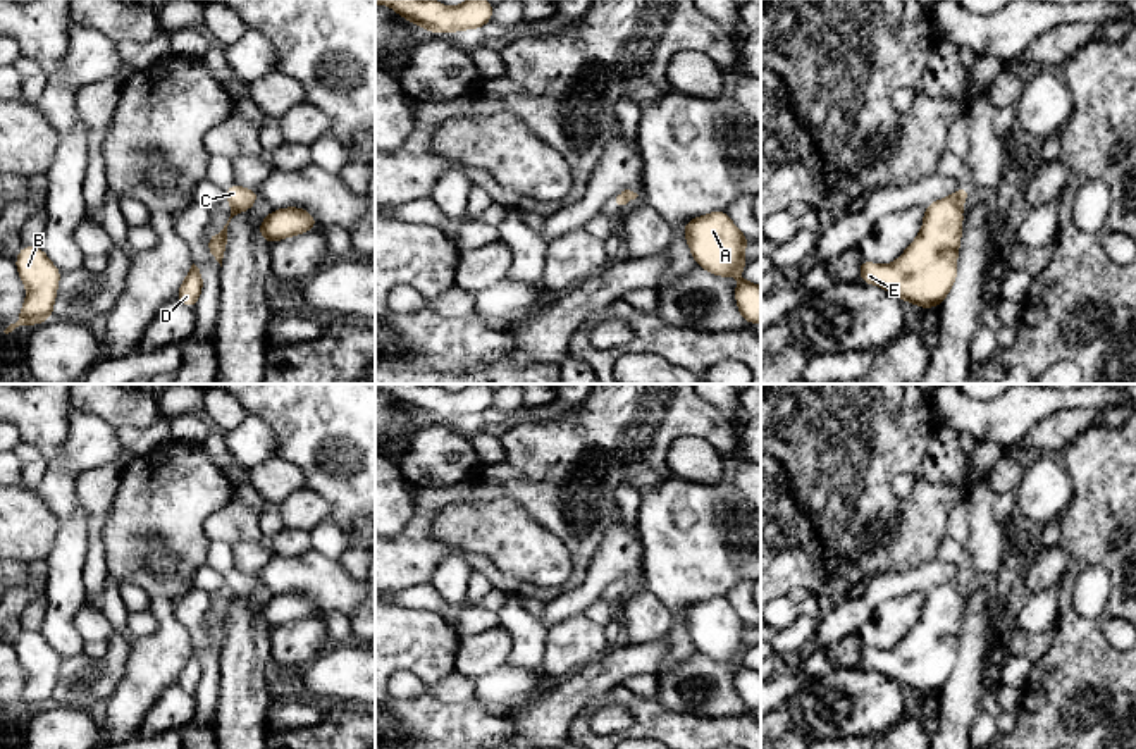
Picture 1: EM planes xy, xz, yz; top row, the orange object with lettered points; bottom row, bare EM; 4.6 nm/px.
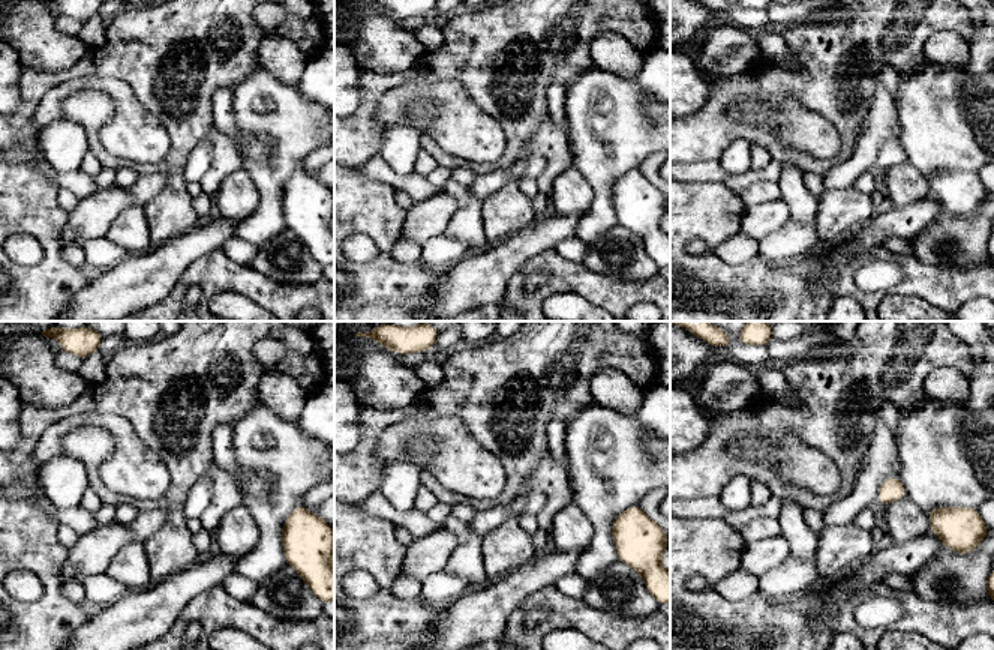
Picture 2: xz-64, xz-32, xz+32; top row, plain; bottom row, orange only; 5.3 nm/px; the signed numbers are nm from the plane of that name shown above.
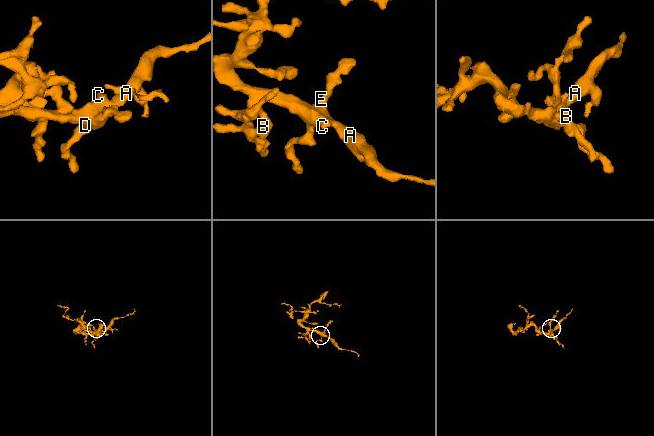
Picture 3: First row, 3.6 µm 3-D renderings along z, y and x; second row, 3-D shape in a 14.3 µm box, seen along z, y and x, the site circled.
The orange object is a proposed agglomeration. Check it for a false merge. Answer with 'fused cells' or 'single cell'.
single cell

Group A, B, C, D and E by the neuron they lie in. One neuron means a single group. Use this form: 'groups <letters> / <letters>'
groups A B C D E

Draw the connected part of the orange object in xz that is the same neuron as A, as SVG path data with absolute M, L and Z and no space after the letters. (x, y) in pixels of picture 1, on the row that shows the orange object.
M723 210L695 217L682 229L699 267L725 279L740 274L735 289L738 313L750 325L761 322L761 286L747 282L742 275L749 263L744 260L749 238Z

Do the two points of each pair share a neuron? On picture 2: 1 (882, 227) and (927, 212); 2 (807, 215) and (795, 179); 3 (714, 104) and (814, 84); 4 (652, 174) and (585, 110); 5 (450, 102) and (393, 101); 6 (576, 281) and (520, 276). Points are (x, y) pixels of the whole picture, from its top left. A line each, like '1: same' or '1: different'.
1: same
2: same
3: same
4: different
5: same
6: same

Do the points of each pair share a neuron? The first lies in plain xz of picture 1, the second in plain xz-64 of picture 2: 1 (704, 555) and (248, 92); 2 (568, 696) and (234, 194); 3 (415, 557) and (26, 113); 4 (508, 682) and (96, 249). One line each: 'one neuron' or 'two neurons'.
1: one neuron
2: two neurons
3: one neuron
4: one neuron

